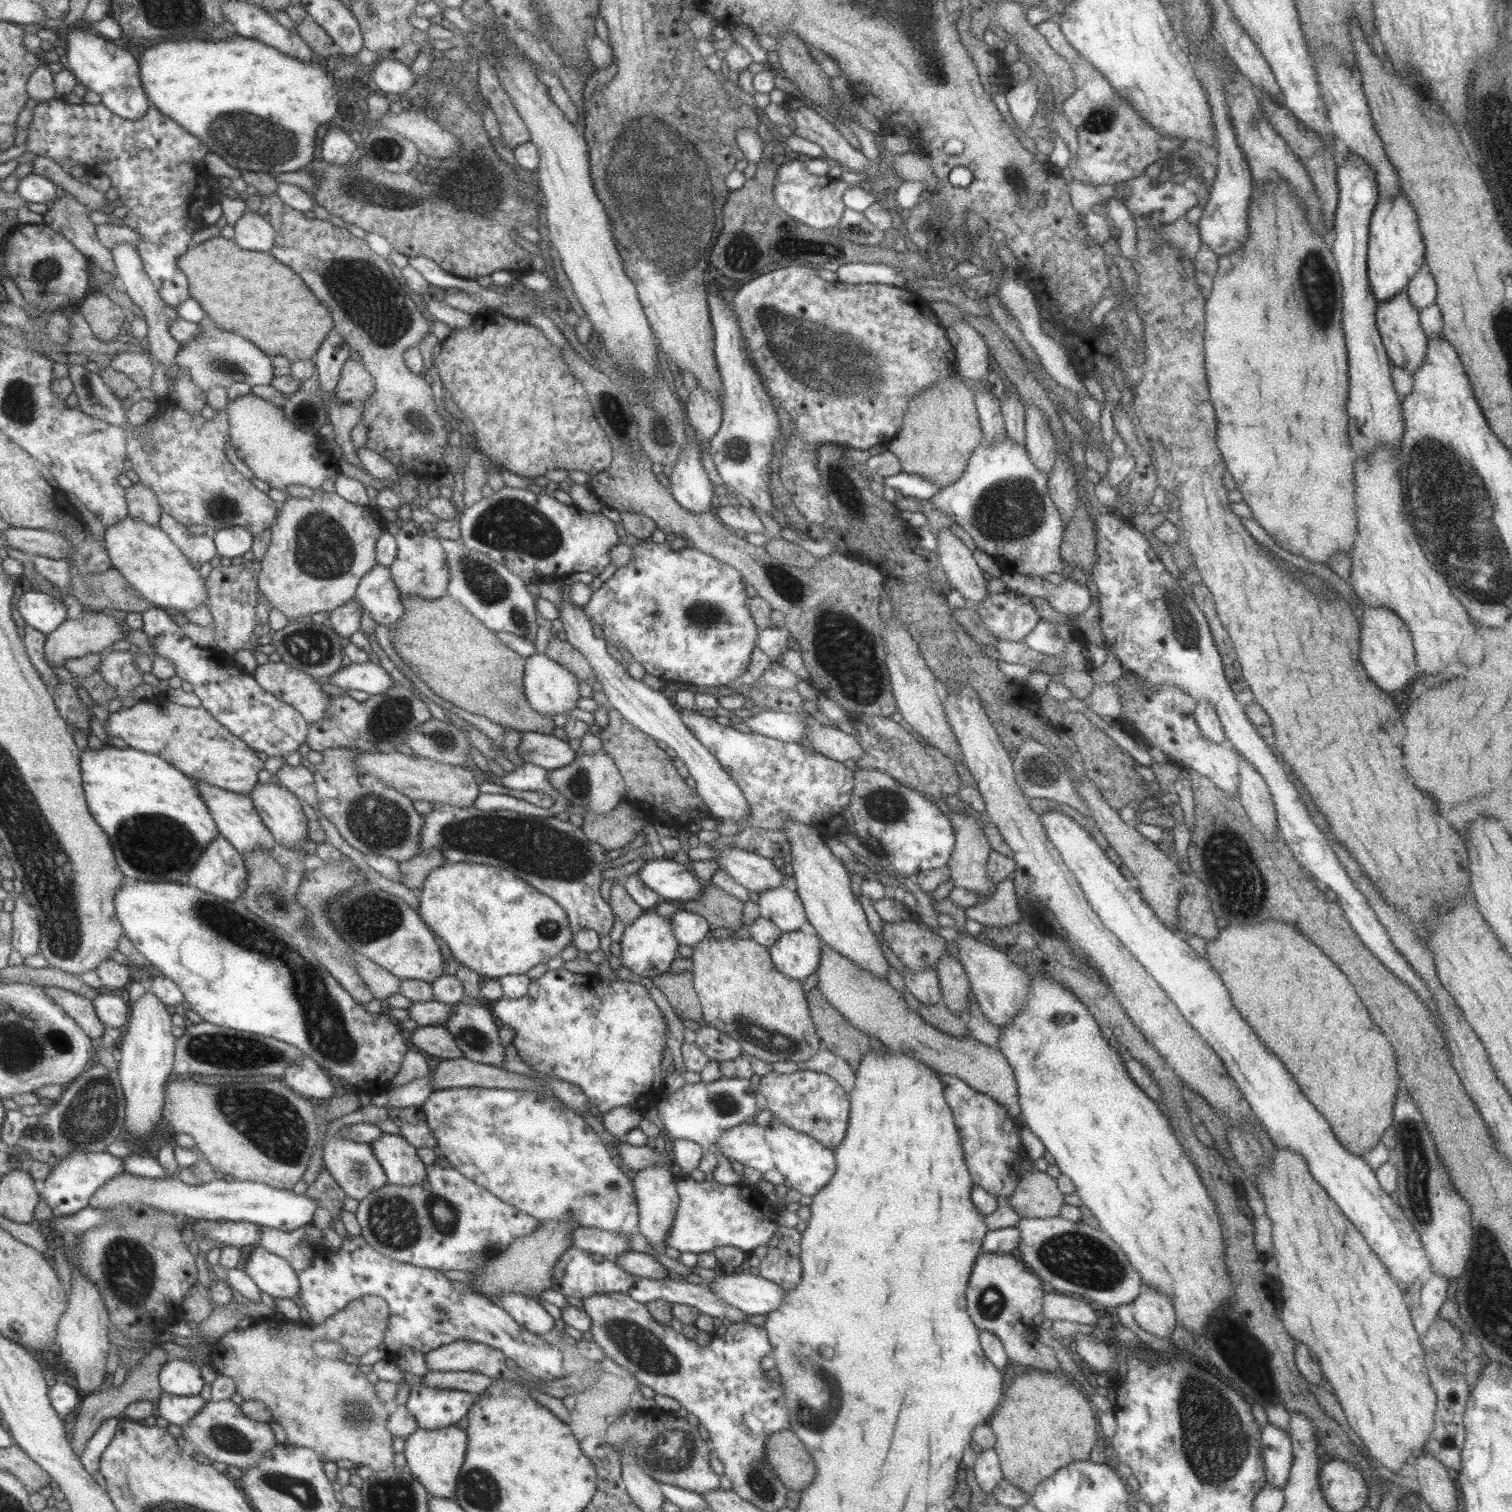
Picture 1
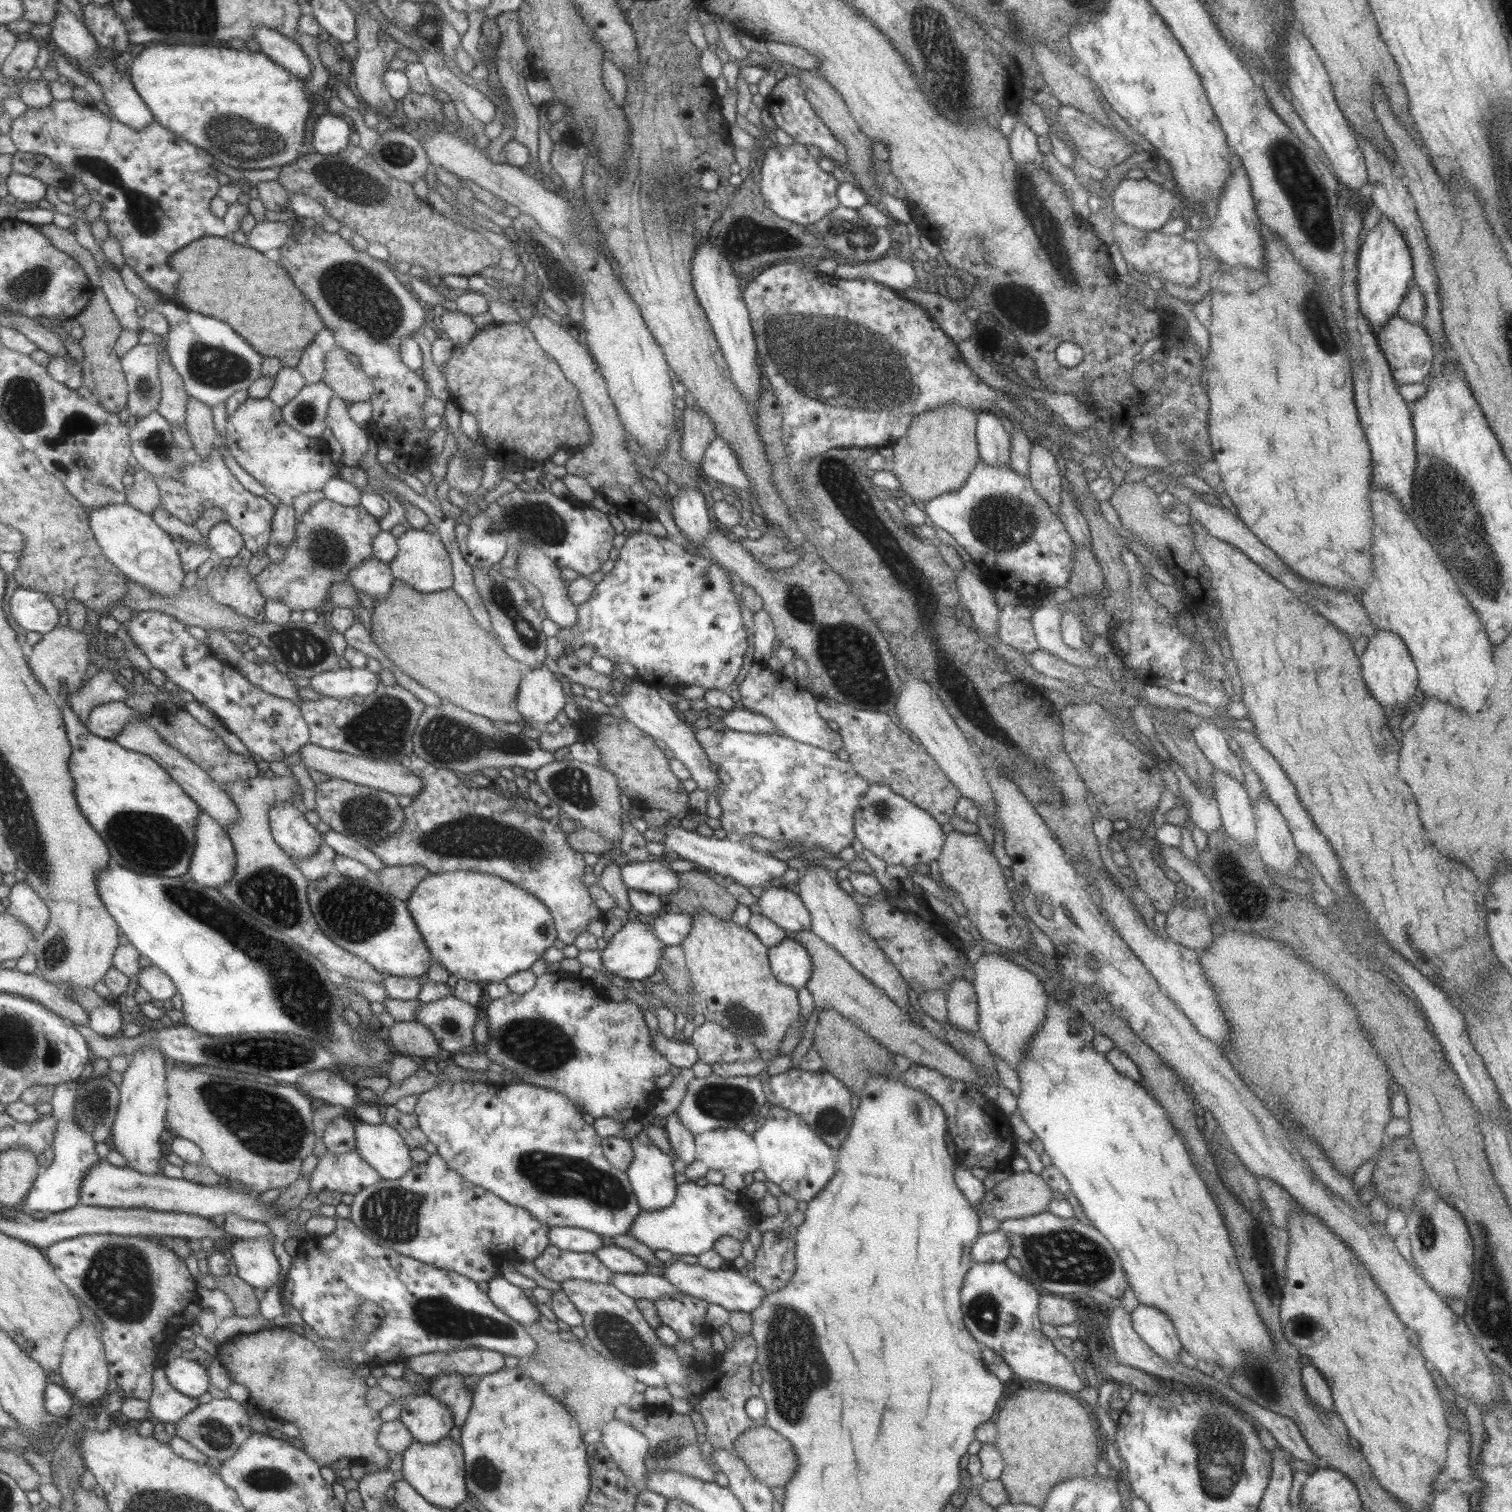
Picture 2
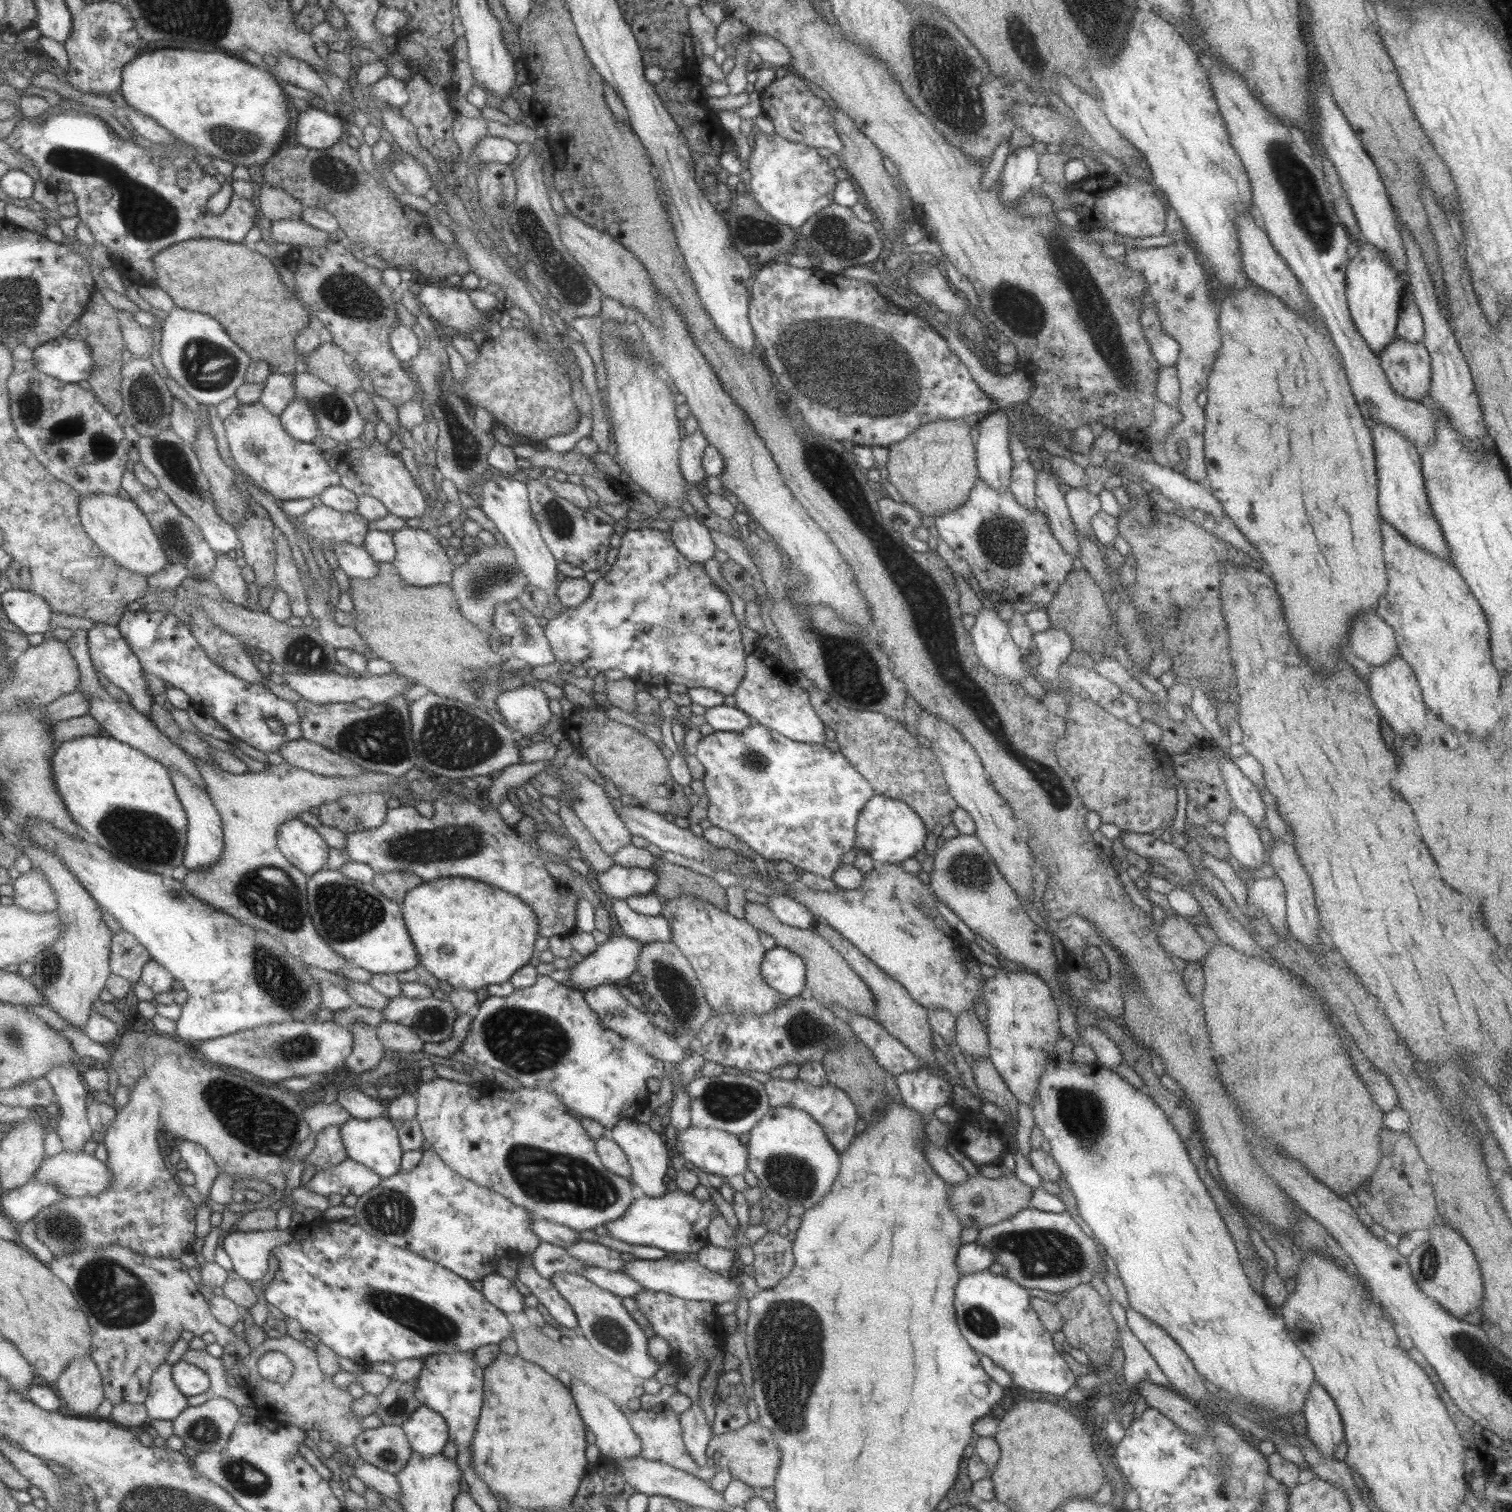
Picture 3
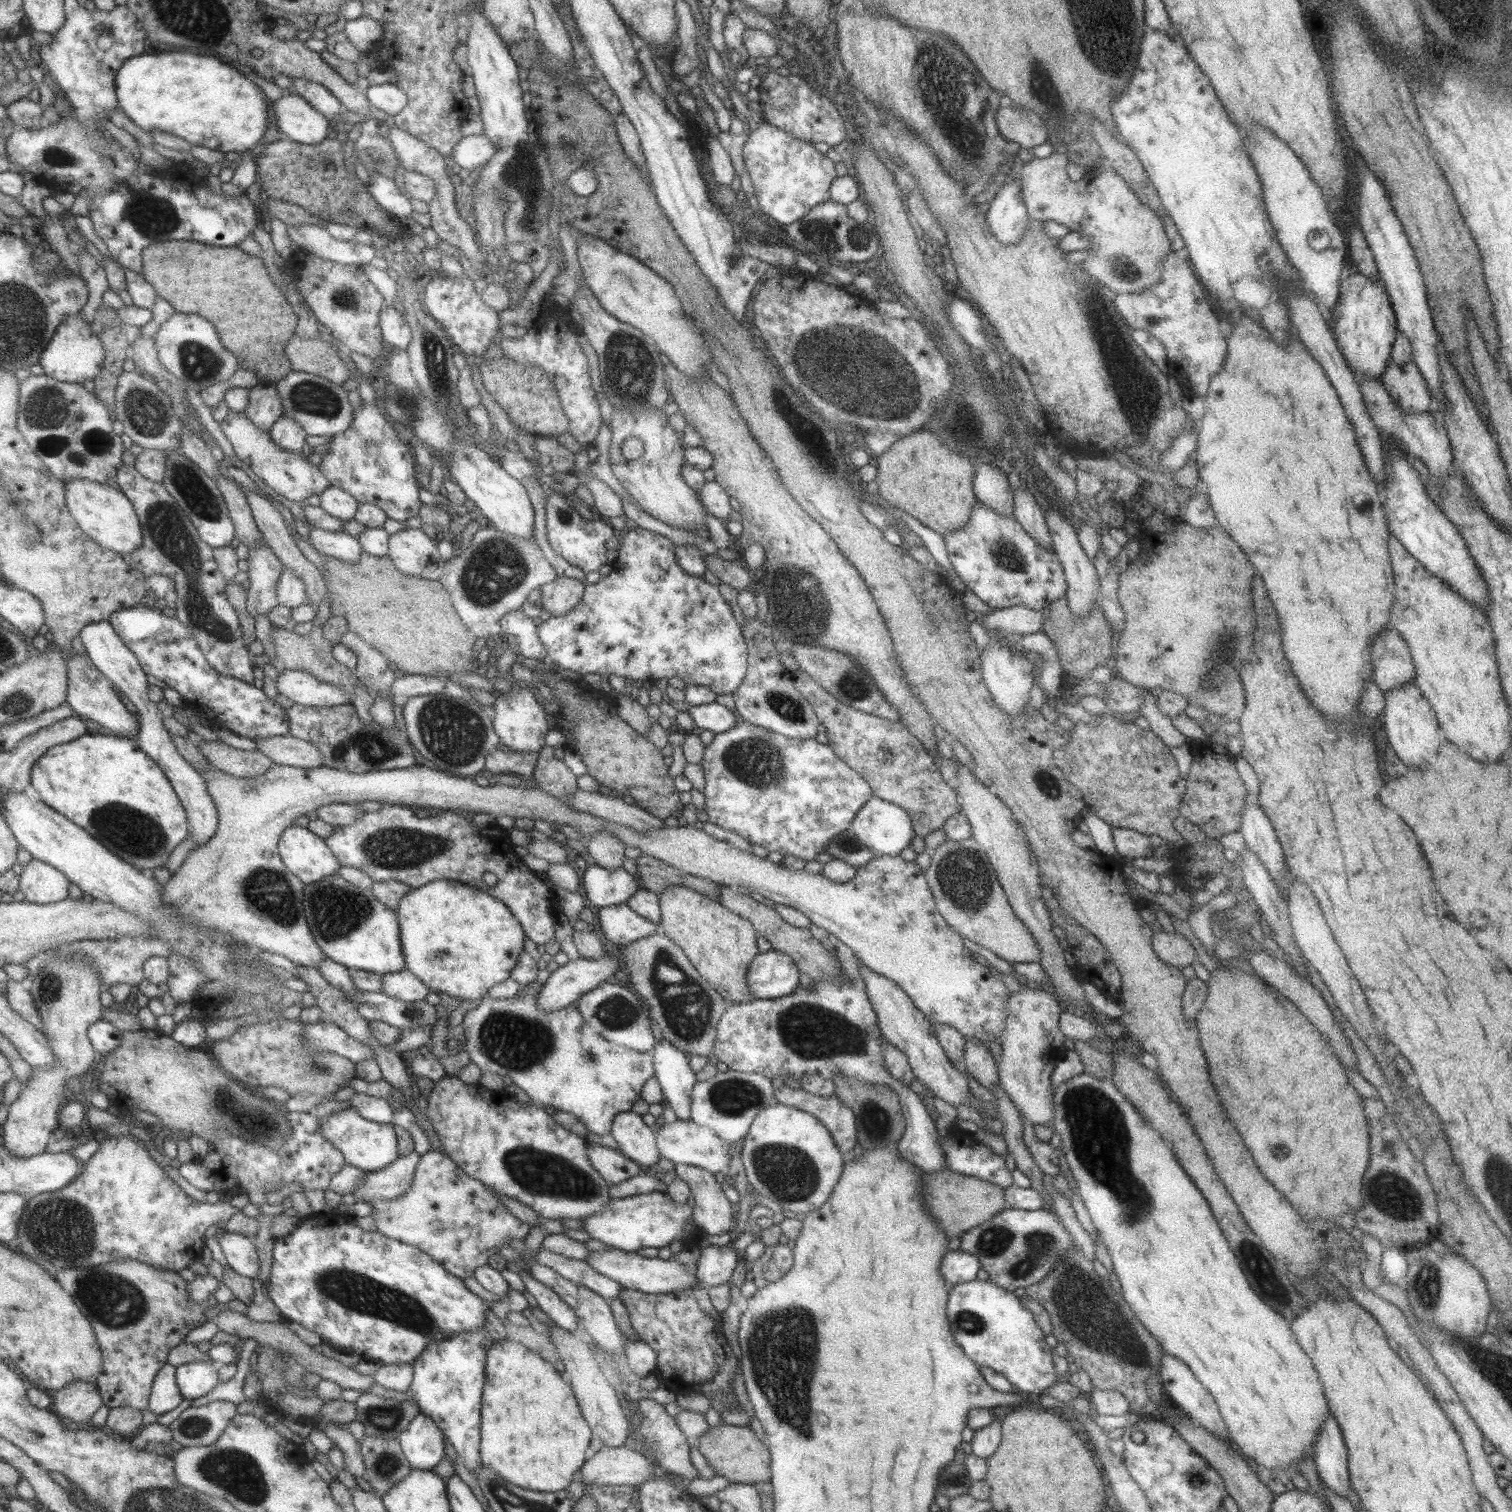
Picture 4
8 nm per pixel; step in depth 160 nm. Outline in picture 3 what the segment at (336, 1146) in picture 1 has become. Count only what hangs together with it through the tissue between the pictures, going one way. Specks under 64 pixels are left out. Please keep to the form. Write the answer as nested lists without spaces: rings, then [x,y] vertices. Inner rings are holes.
[[[347,1158],[332,1168],[315,1174],[310,1182],[299,1187],[326,1197],[330,1194],[340,1194],[342,1197],[354,1194],[358,1197],[377,1186],[380,1180],[377,1174]]]

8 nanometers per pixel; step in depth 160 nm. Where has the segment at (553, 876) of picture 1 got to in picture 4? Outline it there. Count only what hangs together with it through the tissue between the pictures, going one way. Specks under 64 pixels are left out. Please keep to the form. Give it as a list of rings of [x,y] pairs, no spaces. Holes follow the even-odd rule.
[[[382,805],[373,812],[361,813],[347,826],[335,826],[333,832],[323,839],[331,849],[340,866],[350,866],[364,872],[370,880],[383,882],[395,879],[407,886],[419,888],[432,880],[459,881],[502,902],[517,919],[523,929],[524,936],[536,945],[543,945],[553,939],[553,909],[557,909],[556,896],[549,885],[529,869],[521,858],[513,852],[508,832],[495,824],[481,826],[465,818],[459,811],[440,810],[431,814],[426,820],[416,820],[411,807],[405,805]],[[491,872],[496,876],[494,886],[487,886],[483,881],[483,873]]]

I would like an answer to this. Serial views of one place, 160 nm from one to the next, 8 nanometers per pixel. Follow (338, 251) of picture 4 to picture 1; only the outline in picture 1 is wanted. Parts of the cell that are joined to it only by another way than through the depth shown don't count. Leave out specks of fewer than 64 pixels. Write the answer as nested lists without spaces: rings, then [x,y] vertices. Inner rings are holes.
[[[245,210],[232,228],[233,240],[241,248],[267,253],[273,246],[275,238],[273,227],[267,220],[261,219],[257,212]]]

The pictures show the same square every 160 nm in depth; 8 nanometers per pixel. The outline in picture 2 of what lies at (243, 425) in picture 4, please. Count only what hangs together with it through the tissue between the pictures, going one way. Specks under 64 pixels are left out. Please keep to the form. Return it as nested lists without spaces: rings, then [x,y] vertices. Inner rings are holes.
[[[268,397],[244,400],[226,417],[226,446],[232,458],[280,502],[274,509],[270,536],[265,548],[269,563],[279,563],[285,549],[293,543],[296,519],[293,498],[313,490],[321,490],[327,480],[338,476],[339,466],[329,459],[329,447],[320,437],[308,437],[284,423],[280,408]]]

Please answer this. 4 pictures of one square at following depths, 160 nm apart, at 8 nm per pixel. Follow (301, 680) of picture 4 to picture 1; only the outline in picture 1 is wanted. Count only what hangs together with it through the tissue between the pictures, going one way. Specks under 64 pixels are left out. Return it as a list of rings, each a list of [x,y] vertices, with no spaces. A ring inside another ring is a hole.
[[[344,663],[329,678],[329,683],[344,691],[358,690],[377,695],[391,688],[393,680],[379,663]]]

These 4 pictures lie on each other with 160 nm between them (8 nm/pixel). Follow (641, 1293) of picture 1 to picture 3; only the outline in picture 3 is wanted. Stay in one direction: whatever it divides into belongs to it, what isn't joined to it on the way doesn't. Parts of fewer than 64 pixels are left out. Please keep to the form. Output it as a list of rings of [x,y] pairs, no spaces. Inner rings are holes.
[[[587,1265],[578,1274],[595,1284],[595,1286],[608,1290],[611,1294],[619,1297],[632,1297],[633,1294],[642,1289],[638,1282],[635,1282],[632,1278],[629,1278],[629,1275],[621,1271],[605,1270],[604,1268]]]

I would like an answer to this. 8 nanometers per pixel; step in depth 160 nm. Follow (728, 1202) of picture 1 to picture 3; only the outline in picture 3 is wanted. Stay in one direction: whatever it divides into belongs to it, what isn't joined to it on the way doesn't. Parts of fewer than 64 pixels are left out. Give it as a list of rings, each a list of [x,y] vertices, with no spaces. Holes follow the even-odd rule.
[[[679,1189],[665,1191],[658,1197],[643,1193],[643,1196],[630,1202],[619,1218],[606,1222],[604,1227],[608,1236],[627,1244],[654,1246],[669,1255],[675,1252],[696,1253],[709,1244],[706,1228],[715,1210],[717,1208],[711,1199],[700,1202],[691,1193]]]

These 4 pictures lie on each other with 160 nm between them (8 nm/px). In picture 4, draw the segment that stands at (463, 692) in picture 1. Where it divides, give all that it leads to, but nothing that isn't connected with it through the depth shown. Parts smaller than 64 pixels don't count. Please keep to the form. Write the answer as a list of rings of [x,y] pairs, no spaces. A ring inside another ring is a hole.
[[[362,551],[359,554],[359,558],[357,558],[357,562],[353,564],[349,564],[349,562],[343,562],[341,560],[337,560],[337,558],[327,557],[325,561],[323,561],[323,581],[326,585],[326,598],[329,600],[329,609],[330,612],[328,615],[340,617],[345,619],[347,622],[347,631],[356,634],[358,637],[366,642],[370,647],[373,647],[378,653],[381,653],[388,662],[393,662],[397,669],[403,670],[406,674],[422,674],[426,677],[431,678],[444,678],[448,679],[447,674],[462,674],[459,673],[462,670],[465,672],[479,672],[480,669],[476,669],[472,667],[471,658],[475,656],[473,649],[473,641],[475,640],[474,636],[465,629],[465,626],[461,623],[460,617],[455,613],[453,606],[449,600],[449,594],[443,589],[443,586],[435,580],[425,580],[423,578],[417,578],[413,576],[409,576],[409,574],[402,574],[398,572],[391,563],[391,559],[389,556],[381,556],[375,557],[370,556],[367,552]]]

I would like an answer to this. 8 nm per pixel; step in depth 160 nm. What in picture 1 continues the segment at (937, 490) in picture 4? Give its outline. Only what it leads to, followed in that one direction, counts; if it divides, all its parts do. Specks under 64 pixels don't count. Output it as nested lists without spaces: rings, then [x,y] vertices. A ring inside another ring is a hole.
[[[957,372],[916,393],[909,401],[901,428],[887,443],[903,472],[918,474],[941,489],[960,478],[972,450],[982,440],[974,393],[973,385],[961,379]]]

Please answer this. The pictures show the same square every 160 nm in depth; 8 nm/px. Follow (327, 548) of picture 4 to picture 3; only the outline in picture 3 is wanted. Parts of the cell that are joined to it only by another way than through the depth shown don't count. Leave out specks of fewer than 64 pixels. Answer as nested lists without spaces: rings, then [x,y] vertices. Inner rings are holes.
[[[339,542],[333,546],[333,554],[337,559],[337,566],[348,578],[361,578],[369,580],[377,574],[377,563],[362,548],[353,546],[349,542]]]

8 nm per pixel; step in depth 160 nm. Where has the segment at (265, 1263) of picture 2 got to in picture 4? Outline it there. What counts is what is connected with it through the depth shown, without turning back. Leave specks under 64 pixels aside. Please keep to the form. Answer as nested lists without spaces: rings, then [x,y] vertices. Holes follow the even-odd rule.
[[[219,1231],[217,1240],[225,1262],[234,1271],[237,1271],[237,1274],[250,1279],[254,1279],[258,1275],[260,1269],[259,1254],[254,1248],[252,1238],[242,1234]]]

